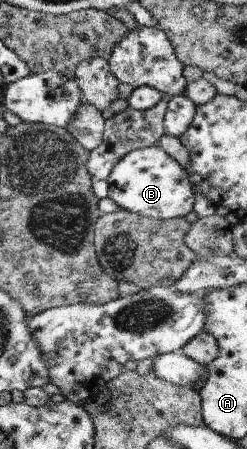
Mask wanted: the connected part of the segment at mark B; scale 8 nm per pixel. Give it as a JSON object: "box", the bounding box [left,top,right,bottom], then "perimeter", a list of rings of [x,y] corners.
{"box":[107,145,193,218],"perimeter":[[[153,145],[132,150],[117,161],[107,175],[107,197],[119,209],[145,218],[184,218],[193,208],[193,191],[185,169],[161,147]]]}

